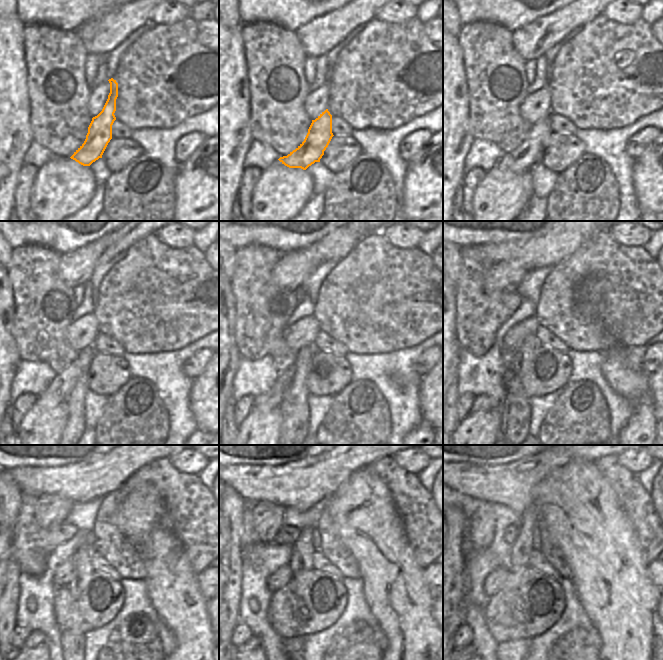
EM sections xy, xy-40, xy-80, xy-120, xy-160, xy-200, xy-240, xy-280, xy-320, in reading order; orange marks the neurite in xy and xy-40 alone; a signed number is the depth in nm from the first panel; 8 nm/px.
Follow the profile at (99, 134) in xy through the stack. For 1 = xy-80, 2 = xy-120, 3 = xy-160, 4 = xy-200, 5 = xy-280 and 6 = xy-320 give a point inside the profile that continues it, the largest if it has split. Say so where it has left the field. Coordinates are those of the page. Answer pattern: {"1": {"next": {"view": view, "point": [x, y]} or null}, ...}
{"1": {"next": {"view": "xy-80", "point": [520, 160]}}, "2": {"next": {"view": "xy-120", "point": [60, 388]}}, "3": {"next": {"view": "xy-160", "point": [273, 398]}}, "4": {"next": {"view": "xy-200", "point": [481, 403]}}, "5": {"next": {"view": "xy-280", "point": [252, 644]}}, "6": {"next": {"view": "xy-320", "point": [468, 648]}}}

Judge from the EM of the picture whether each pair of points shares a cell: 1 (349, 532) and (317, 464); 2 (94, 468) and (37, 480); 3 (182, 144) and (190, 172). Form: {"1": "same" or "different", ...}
{"1": "different", "2": "same", "3": "different"}

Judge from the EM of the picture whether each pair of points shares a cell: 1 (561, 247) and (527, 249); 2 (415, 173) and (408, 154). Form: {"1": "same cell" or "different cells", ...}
{"1": "same cell", "2": "different cells"}

